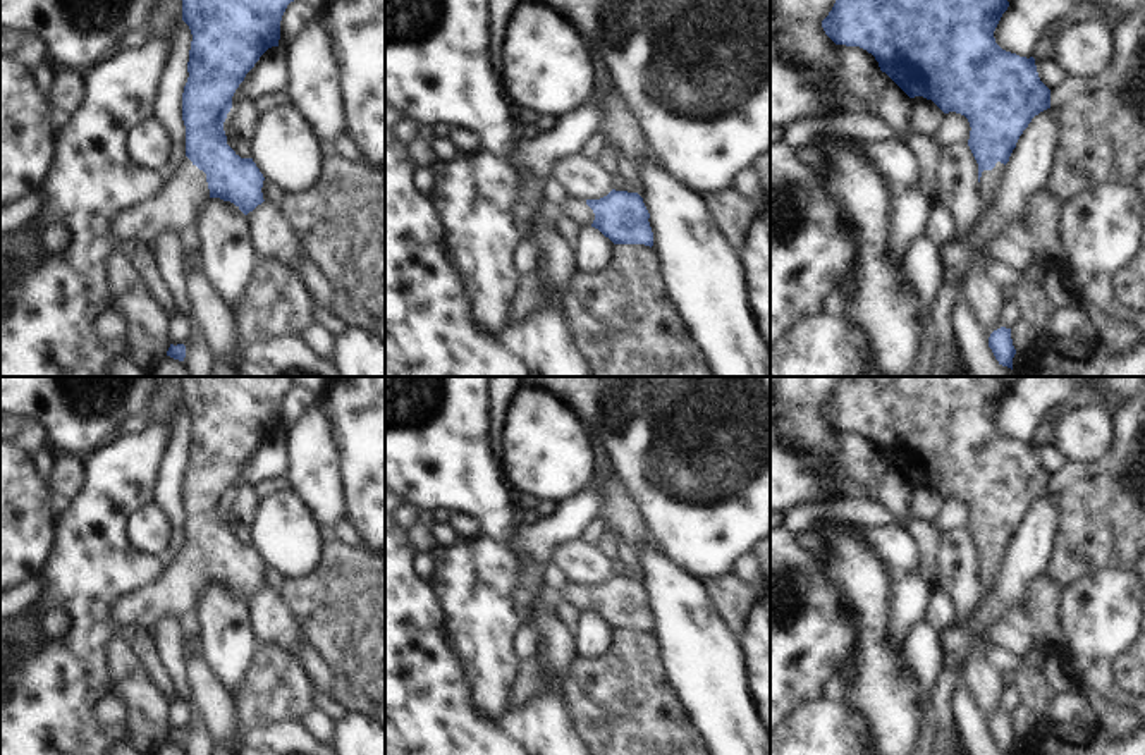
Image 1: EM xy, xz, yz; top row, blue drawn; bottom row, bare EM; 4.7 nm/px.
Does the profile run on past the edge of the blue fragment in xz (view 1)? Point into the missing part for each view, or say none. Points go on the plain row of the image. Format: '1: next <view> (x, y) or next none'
1: next xz (578, 595)

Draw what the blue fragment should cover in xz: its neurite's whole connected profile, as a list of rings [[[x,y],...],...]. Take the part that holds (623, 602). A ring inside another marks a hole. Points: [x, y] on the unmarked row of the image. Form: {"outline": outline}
{"outline": [[[612,574],[600,585],[567,585],[560,597],[579,612],[598,614],[614,629],[653,631],[650,598],[638,578]]]}

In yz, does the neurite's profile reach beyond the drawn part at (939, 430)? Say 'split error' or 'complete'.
split error

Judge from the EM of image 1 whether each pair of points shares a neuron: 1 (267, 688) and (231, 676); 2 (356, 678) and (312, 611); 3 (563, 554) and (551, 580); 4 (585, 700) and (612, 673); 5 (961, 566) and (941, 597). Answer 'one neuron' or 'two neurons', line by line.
1: two neurons
2: one neuron
3: two neurons
4: one neuron
5: two neurons

